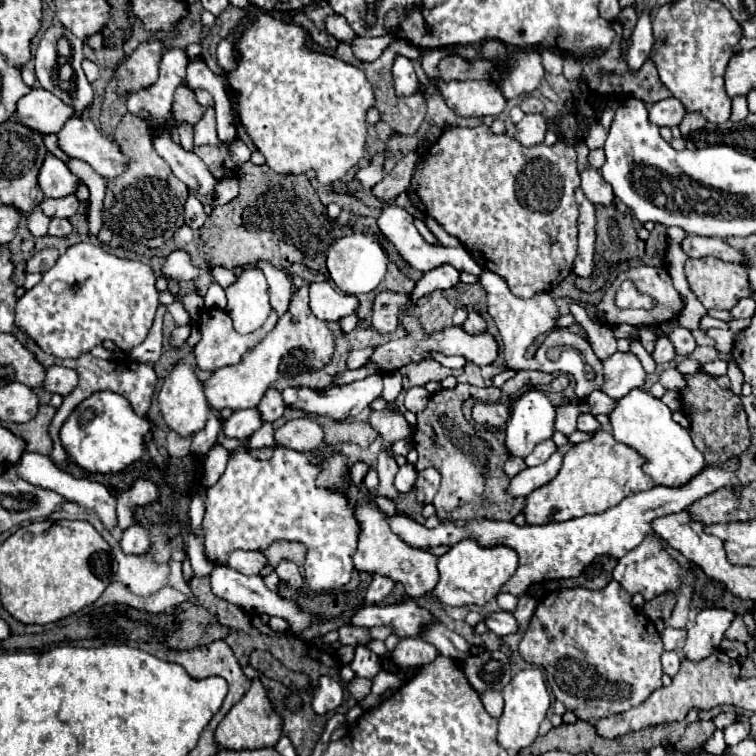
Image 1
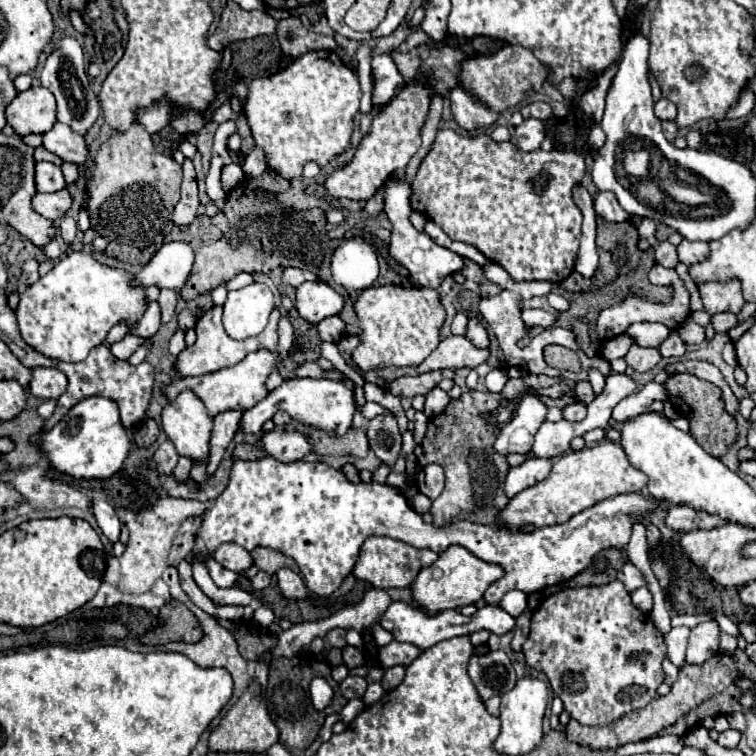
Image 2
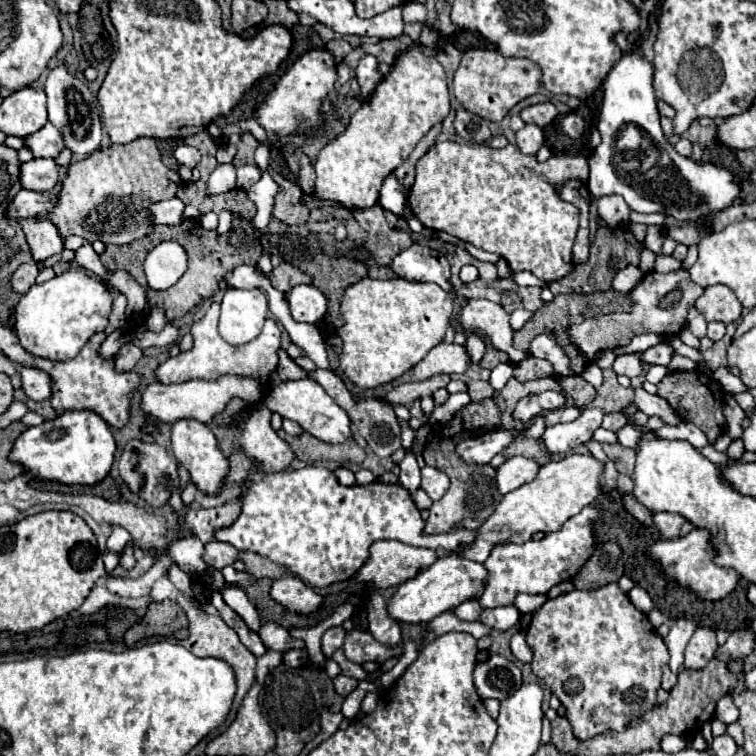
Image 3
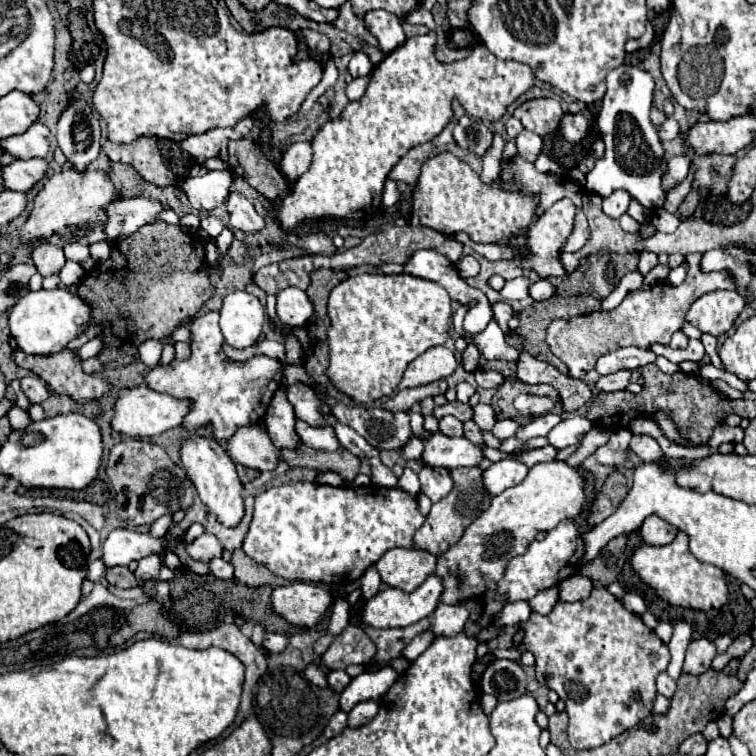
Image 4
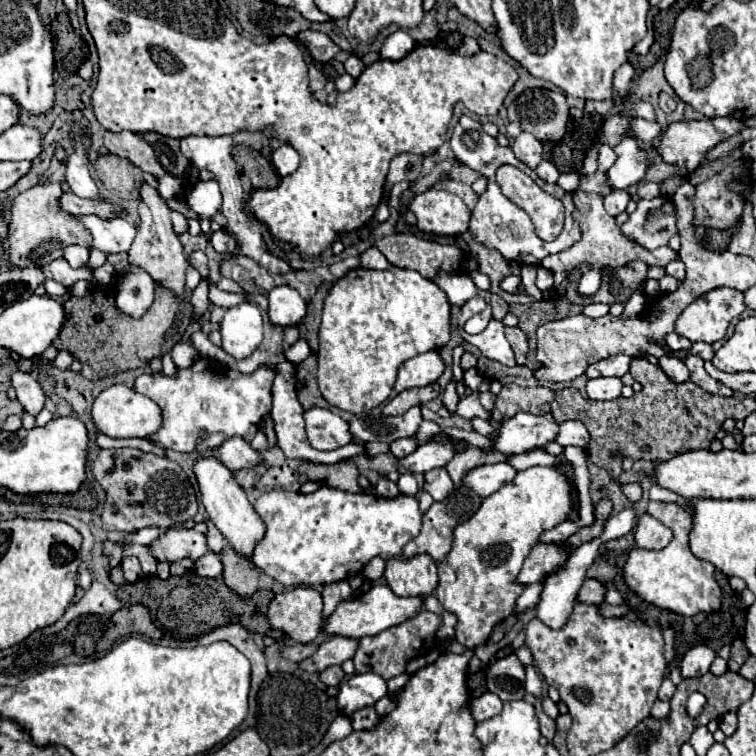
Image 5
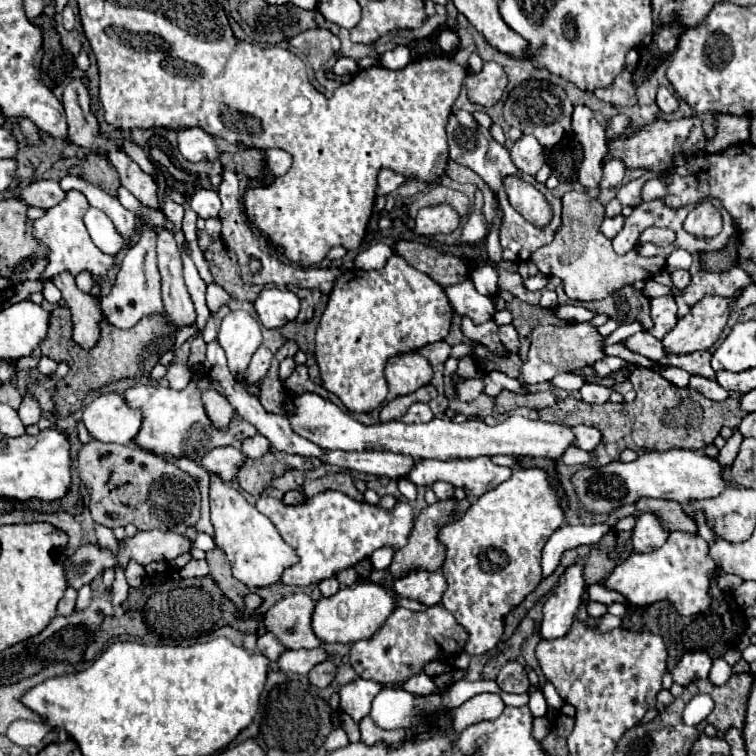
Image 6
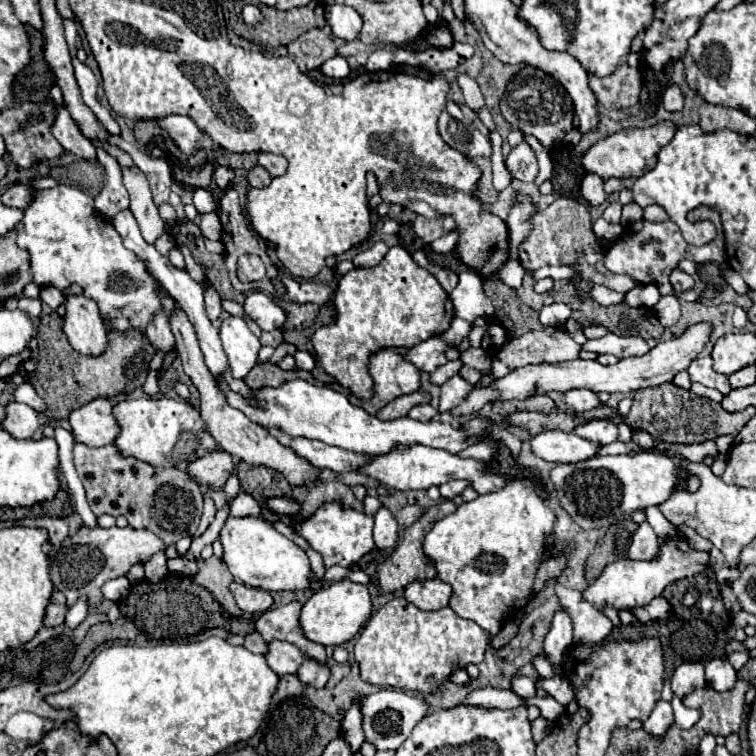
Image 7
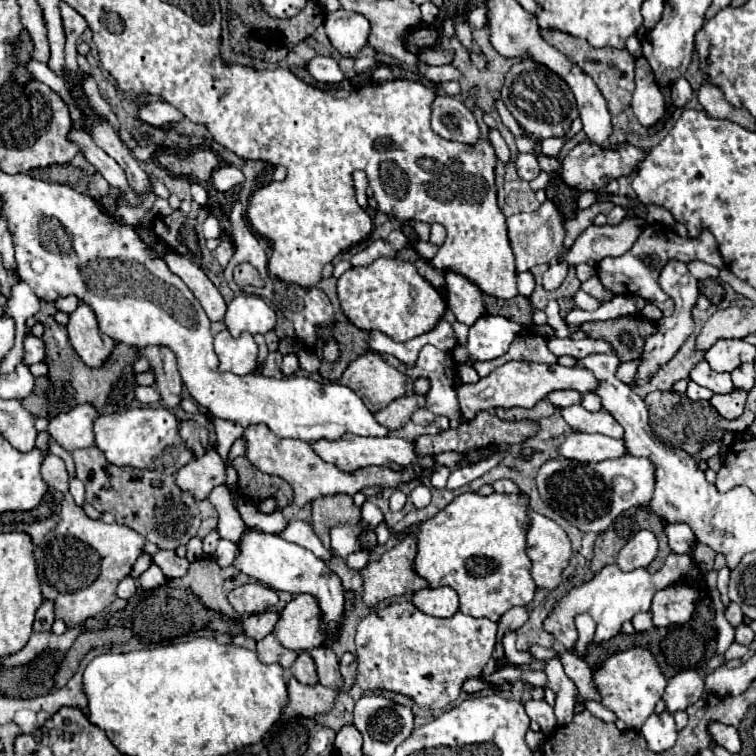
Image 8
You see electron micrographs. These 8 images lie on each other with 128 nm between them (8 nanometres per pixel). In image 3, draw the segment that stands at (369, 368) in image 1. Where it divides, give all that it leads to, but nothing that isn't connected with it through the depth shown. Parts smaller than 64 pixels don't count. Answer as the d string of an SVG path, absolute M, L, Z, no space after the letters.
M278 350L278 356L280 356L280 378L284 380L298 380L298 378L304 378L306 372L294 364L294 360L290 360L290 356L286 354L286 350Z

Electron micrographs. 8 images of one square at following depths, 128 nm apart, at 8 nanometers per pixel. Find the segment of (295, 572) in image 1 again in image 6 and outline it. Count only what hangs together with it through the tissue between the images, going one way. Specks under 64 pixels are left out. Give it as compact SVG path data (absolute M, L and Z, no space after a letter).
M298 592L274 604L264 614L264 626L286 648L320 648L322 642L316 638L310 626L312 610L314 600Z

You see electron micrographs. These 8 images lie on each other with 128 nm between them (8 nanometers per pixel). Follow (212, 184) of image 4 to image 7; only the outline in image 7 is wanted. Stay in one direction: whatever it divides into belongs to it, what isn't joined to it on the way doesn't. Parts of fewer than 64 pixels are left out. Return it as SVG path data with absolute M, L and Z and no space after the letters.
M196 188L194 190L194 206L200 214L206 214L206 212L214 212L216 210L216 202L212 198L212 194L204 188Z

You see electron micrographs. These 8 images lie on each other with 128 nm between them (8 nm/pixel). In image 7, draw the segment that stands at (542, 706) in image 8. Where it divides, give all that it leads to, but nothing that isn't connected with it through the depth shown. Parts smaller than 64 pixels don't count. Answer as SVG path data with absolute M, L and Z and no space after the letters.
M480 688L466 698L466 704L476 704L476 706L480 704L486 708L518 708L518 706L524 706L524 698L520 698L512 690Z

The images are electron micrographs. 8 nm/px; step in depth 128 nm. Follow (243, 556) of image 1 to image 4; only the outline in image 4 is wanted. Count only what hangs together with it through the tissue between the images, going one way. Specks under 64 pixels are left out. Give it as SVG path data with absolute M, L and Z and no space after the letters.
M204 532L202 536L198 536L196 540L192 540L190 544L184 544L186 552L190 558L200 560L200 562L210 562L212 558L222 556L222 544L216 536Z

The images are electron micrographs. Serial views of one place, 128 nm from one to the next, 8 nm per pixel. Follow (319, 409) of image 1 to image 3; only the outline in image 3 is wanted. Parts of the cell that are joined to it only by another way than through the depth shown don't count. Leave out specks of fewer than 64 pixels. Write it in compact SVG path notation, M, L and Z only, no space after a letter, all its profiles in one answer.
M300 378L294 382L280 382L268 392L264 406L270 408L272 412L278 412L282 418L290 418L298 422L306 432L310 432L312 436L328 444L342 444L352 434L348 414L324 392L324 388L318 382L310 378Z

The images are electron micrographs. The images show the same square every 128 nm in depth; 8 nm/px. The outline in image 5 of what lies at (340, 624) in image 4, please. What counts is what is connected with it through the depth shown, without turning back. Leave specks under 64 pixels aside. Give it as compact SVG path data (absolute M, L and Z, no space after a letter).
M340 580L340 582L334 582L334 584L326 584L324 592L322 592L322 598L324 598L324 616L330 616L336 610L338 602L348 600L350 596L352 596L352 590L350 590L346 580Z

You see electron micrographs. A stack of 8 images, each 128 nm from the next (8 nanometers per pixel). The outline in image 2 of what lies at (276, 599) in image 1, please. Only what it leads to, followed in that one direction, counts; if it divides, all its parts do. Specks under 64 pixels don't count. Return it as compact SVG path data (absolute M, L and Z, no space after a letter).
M204 558L202 560L204 564L206 564L206 568L210 570L210 576L212 576L212 580L216 582L216 586L220 586L220 588L230 588L230 586L238 586L238 588L244 588L244 590L252 590L252 586L248 584L248 582L244 582L244 584L238 584L236 580L240 578L240 574L236 574L236 572L232 572L232 570L226 570L226 568L222 568L214 558Z

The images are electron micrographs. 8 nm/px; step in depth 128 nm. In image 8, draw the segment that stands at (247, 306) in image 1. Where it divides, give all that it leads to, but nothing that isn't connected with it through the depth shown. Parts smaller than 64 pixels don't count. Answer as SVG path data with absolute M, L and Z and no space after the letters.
M224 328L214 338L214 352L220 358L220 372L234 372L238 376L250 374L256 368L256 356L258 346L252 338L252 334L242 334L240 338L230 336L230 332Z

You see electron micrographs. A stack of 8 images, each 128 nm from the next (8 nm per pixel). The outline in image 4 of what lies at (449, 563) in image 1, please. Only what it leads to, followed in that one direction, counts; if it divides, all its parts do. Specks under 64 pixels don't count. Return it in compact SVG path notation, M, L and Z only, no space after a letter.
M434 574L430 576L422 586L418 586L414 592L406 594L398 588L386 588L382 592L378 592L374 598L370 598L364 608L362 608L362 624L364 626L374 626L374 628L402 628L402 626L410 626L426 616L430 616L434 612L434 608L440 604L440 594L442 594L442 580Z

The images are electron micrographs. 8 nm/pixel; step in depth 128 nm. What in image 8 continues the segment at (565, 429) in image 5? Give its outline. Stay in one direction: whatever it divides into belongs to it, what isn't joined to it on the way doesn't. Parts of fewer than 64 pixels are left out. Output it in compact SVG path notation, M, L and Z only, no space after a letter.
M570 406L570 408L562 408L560 410L562 418L580 432L598 432L598 434L606 434L612 438L622 438L624 436L624 428L606 412L588 412L582 406Z

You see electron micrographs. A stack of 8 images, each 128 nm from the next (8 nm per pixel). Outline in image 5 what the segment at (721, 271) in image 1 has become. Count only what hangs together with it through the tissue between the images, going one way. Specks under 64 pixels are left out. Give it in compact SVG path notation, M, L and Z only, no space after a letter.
M716 288L694 300L676 320L674 332L690 342L714 344L722 340L732 318L740 316L744 294L734 288Z

